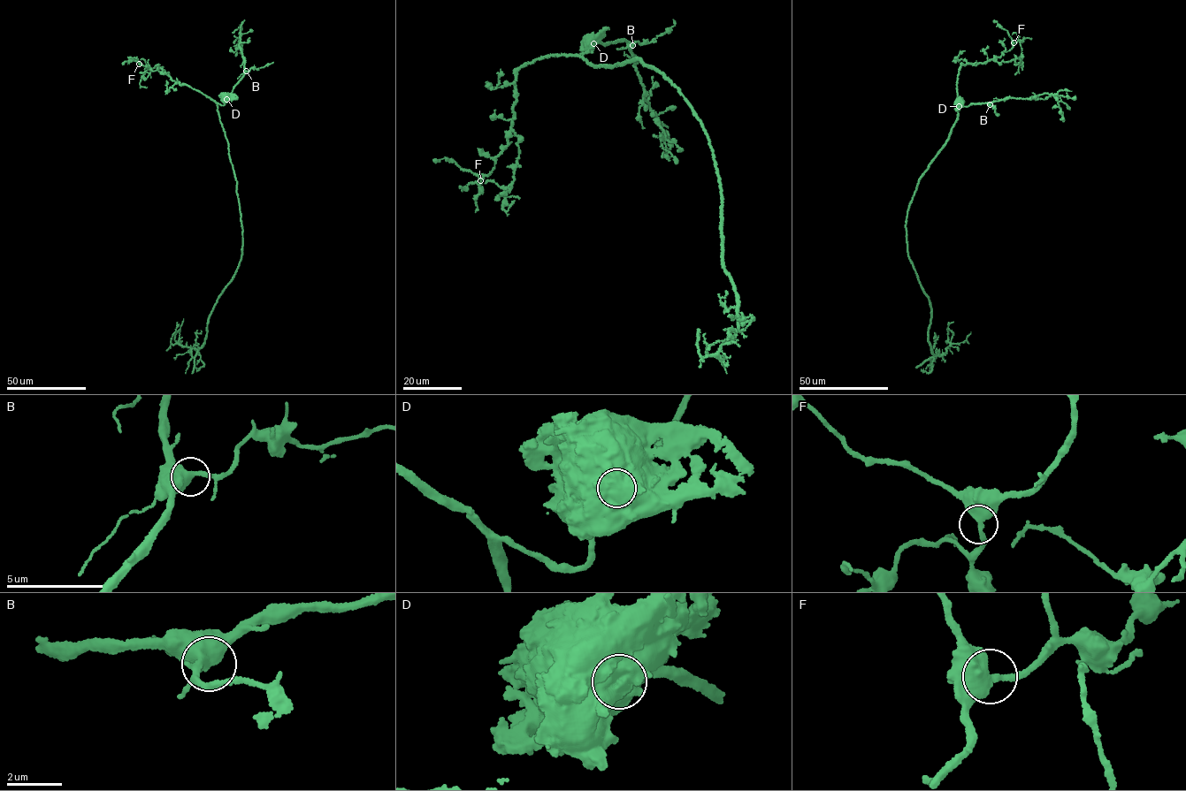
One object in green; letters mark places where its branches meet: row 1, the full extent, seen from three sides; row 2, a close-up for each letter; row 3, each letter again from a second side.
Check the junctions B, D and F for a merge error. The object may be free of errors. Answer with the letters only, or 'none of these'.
D

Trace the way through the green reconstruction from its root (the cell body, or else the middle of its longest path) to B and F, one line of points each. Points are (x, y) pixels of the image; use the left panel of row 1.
B: (226, 96), (230, 95), (246, 71)
F: (226, 96), (221, 105), (187, 85), (172, 80), (164, 72), (139, 64)

